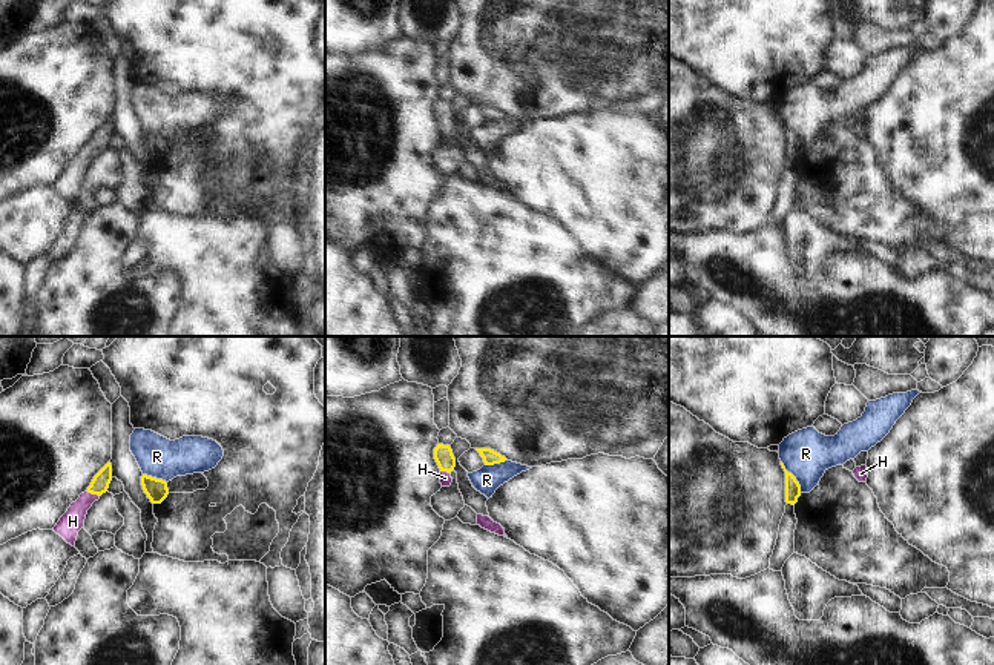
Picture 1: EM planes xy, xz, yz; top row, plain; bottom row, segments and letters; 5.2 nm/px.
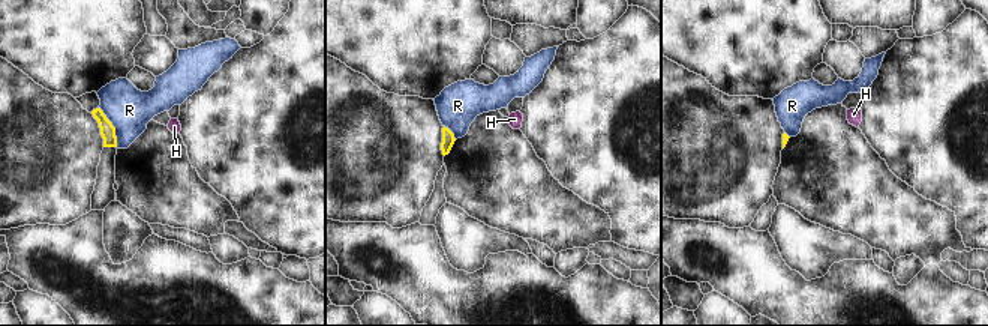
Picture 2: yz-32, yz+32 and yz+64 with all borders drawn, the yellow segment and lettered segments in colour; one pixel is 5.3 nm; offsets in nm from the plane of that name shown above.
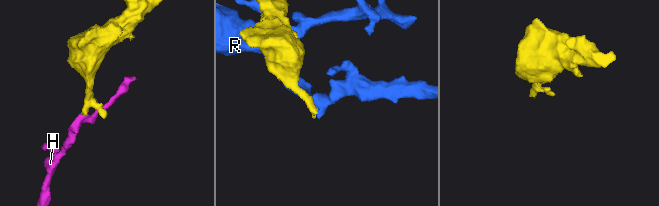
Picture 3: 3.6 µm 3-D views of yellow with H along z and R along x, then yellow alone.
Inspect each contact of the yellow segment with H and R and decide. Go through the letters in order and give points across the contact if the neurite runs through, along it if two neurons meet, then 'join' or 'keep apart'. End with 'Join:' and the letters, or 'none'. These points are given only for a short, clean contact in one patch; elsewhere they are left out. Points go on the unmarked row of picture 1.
H: runs through xy (100, 138), (94, 149), (78, 165), (72, 177); join
R: border along yz (781, 117), (798, 138), (801, 148); keep apart
Join: H

